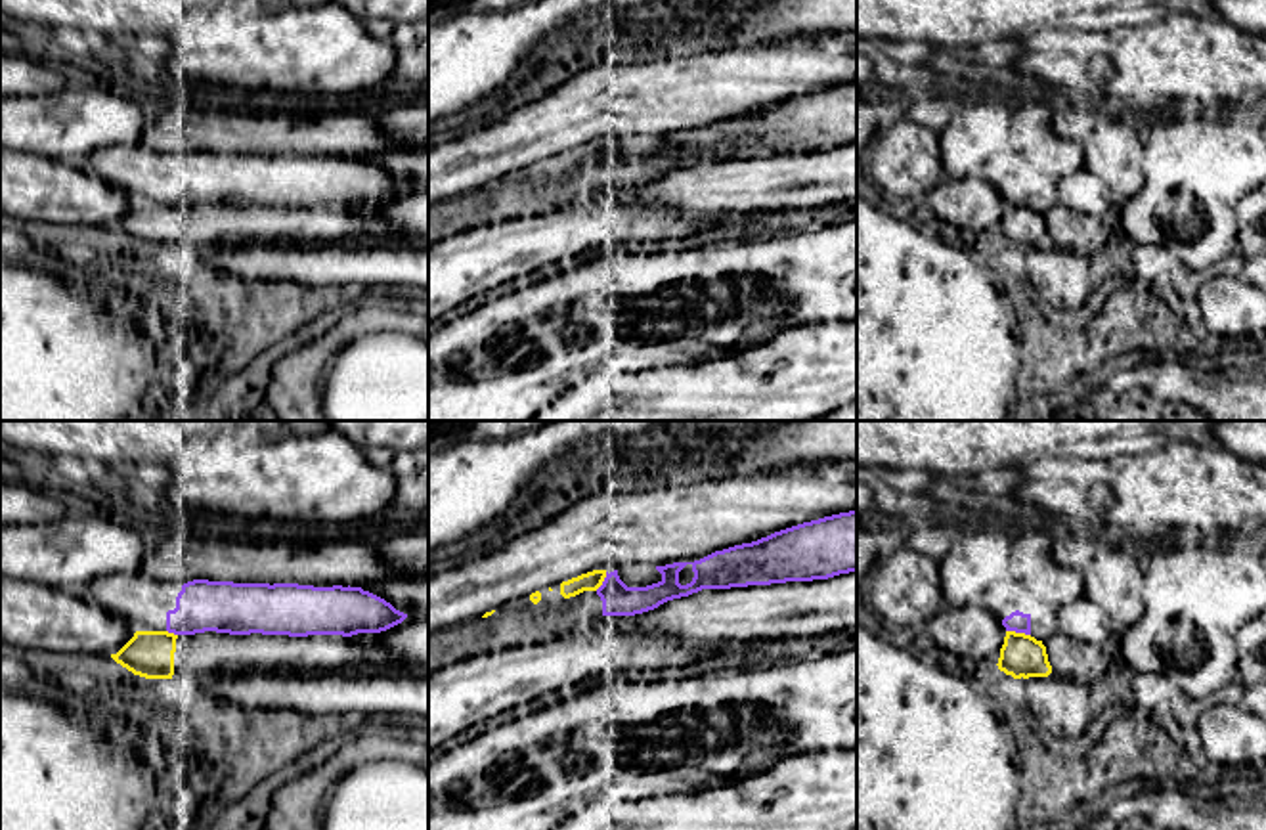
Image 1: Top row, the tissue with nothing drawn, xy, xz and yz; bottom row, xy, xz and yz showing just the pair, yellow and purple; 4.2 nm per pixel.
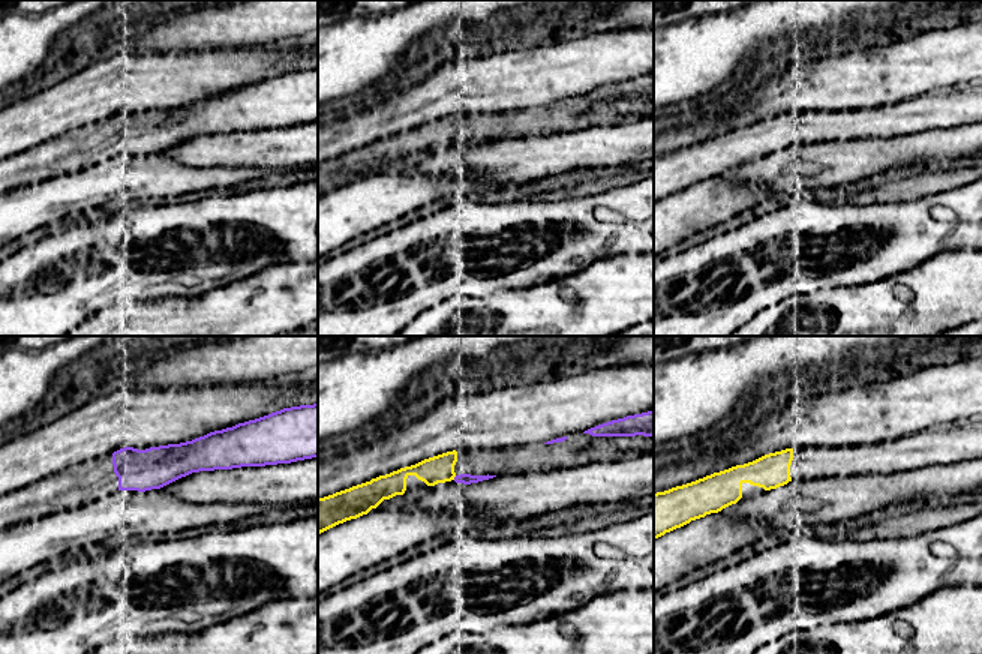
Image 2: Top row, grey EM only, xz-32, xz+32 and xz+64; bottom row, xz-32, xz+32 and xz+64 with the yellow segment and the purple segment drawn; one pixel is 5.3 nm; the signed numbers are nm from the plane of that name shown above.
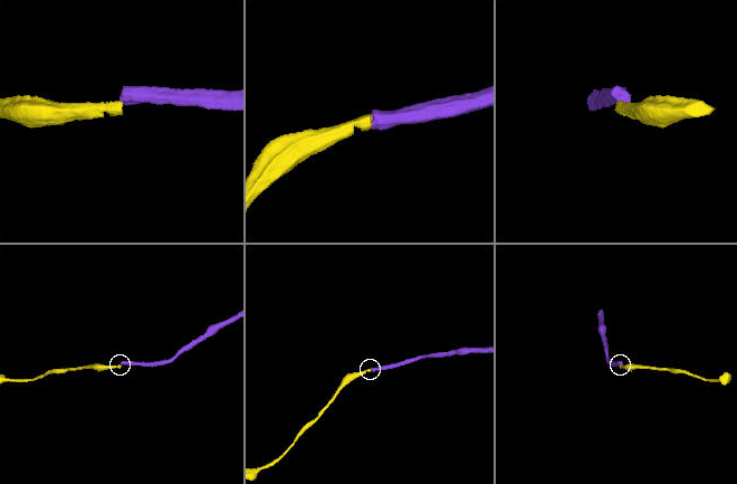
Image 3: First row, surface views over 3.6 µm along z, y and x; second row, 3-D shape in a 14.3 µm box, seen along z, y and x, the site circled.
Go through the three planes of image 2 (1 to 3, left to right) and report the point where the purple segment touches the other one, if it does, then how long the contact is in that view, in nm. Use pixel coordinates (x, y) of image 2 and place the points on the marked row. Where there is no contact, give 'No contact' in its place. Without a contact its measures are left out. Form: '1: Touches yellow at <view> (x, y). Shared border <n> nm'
1: No contact
2: Touches yellow at xz+32 (455, 476). Shared border 30 nm
3: No contact

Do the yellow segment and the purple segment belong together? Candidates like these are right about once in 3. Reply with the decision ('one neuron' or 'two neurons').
two neurons

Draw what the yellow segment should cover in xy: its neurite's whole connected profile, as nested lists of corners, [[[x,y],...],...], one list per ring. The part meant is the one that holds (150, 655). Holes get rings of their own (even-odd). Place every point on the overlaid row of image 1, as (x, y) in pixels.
[[[136,631],[111,658],[134,675],[176,683],[239,675],[419,669],[411,658],[375,641],[352,641],[342,635]]]

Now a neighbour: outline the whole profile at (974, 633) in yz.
[[[947,604],[928,622],[920,635],[973,667],[987,667],[998,664],[1006,627],[985,604]]]

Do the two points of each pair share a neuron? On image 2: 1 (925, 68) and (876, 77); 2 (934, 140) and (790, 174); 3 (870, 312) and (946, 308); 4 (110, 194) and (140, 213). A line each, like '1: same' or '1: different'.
1: same
2: same
3: same
4: different

